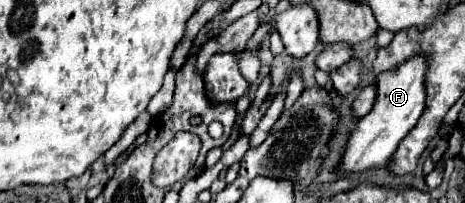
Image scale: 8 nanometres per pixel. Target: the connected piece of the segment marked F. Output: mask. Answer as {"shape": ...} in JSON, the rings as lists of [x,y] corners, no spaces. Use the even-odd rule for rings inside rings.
{"shape":[[[412,55],[404,63],[396,65],[392,71],[384,71],[378,77],[378,97],[374,103],[374,109],[360,119],[356,129],[350,135],[346,155],[342,159],[340,169],[344,173],[350,171],[364,171],[372,167],[386,165],[394,151],[398,149],[398,143],[408,135],[408,131],[418,123],[424,107],[426,107],[426,71],[428,71],[428,59],[426,55]]]}

